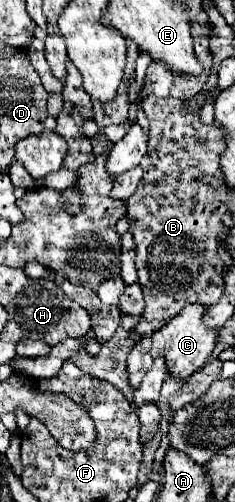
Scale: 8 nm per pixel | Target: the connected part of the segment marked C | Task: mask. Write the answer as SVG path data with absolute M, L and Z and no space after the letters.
M193 303L185 309L181 309L165 327L161 327L159 331L153 333L153 345L151 345L151 357L165 357L167 359L167 369L179 377L189 377L191 373L195 373L197 369L201 369L207 359L211 357L217 337L219 337L219 329L211 329L205 327L203 317L205 311L209 307L205 307L203 303Z

